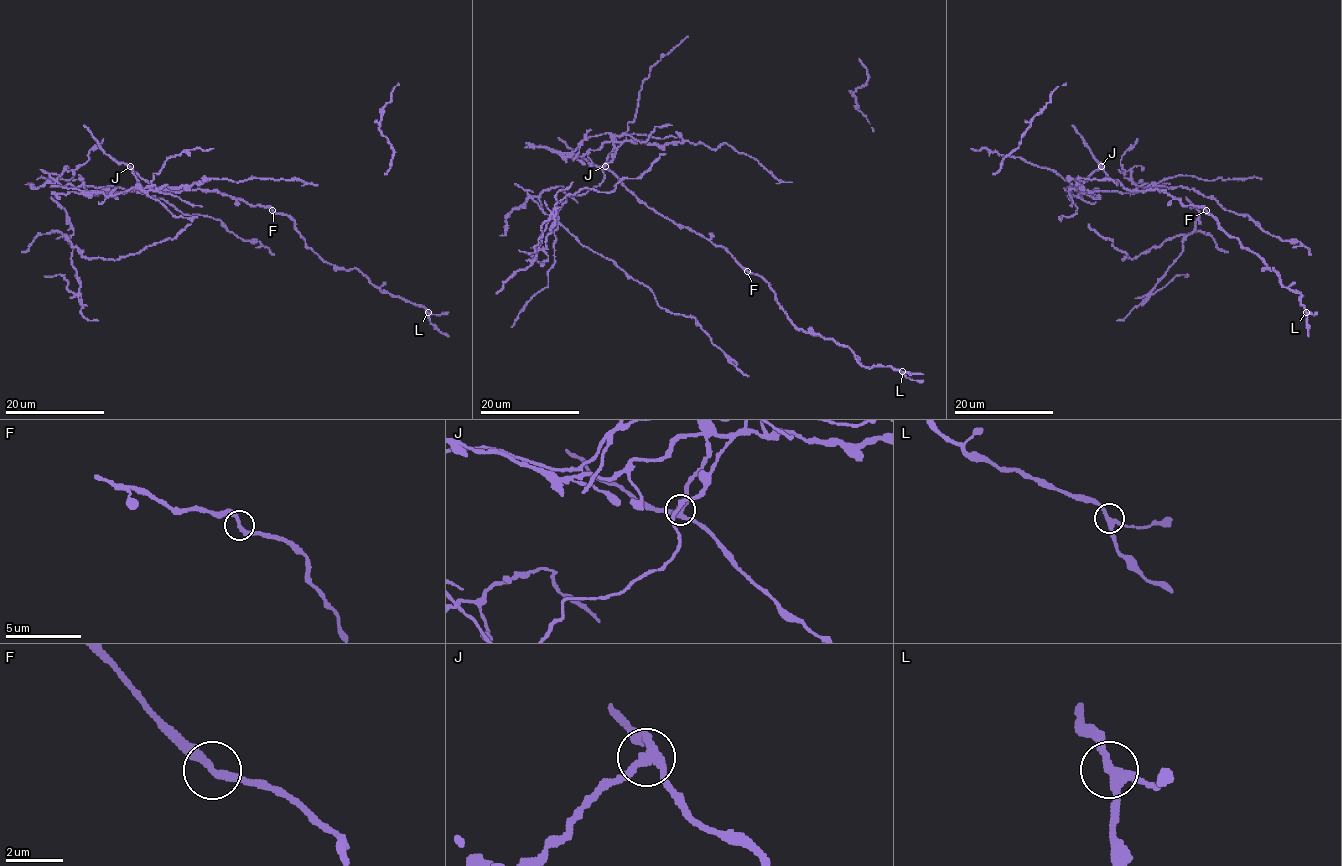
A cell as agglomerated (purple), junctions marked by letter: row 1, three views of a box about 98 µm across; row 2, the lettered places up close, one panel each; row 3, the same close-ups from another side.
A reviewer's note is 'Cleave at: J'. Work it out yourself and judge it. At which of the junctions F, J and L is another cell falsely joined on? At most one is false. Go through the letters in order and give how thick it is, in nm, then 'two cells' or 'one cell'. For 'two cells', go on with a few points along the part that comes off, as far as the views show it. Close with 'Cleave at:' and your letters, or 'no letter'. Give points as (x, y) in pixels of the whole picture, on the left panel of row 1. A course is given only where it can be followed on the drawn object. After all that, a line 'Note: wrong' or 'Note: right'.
F: calibre 260 nm; one cell
J: calibre 280 nm; two cells
L: calibre 260 nm; one cell
Cleave at: J
Note: right

